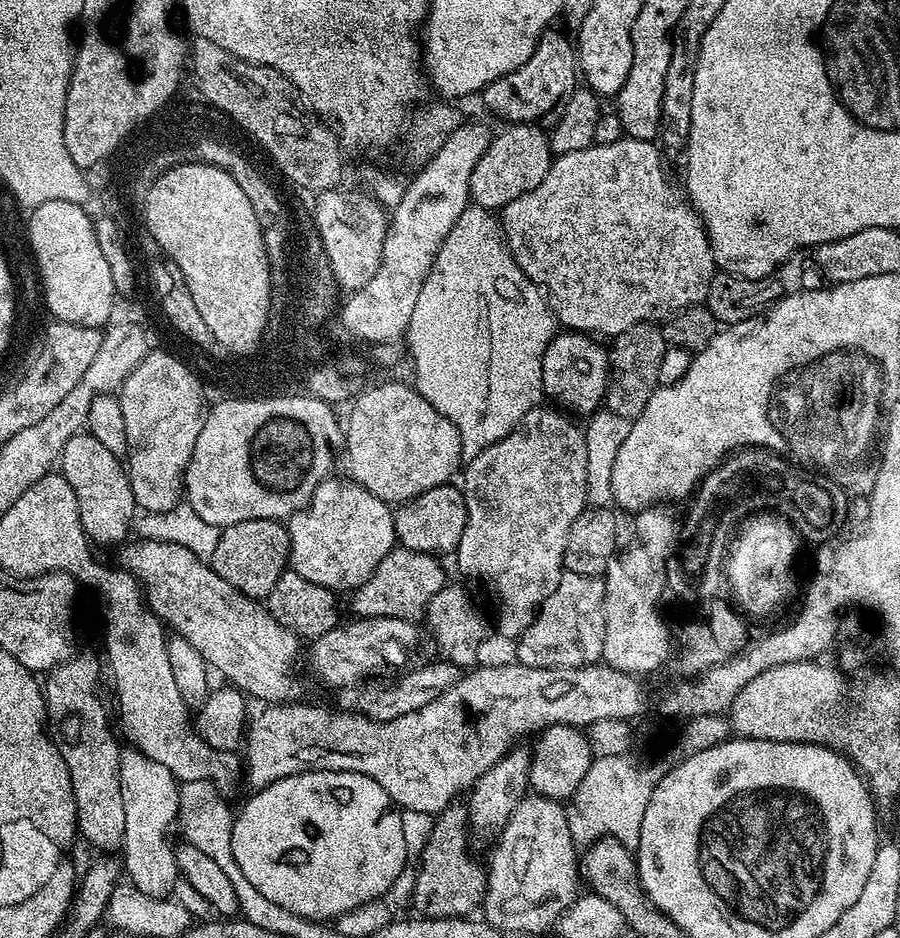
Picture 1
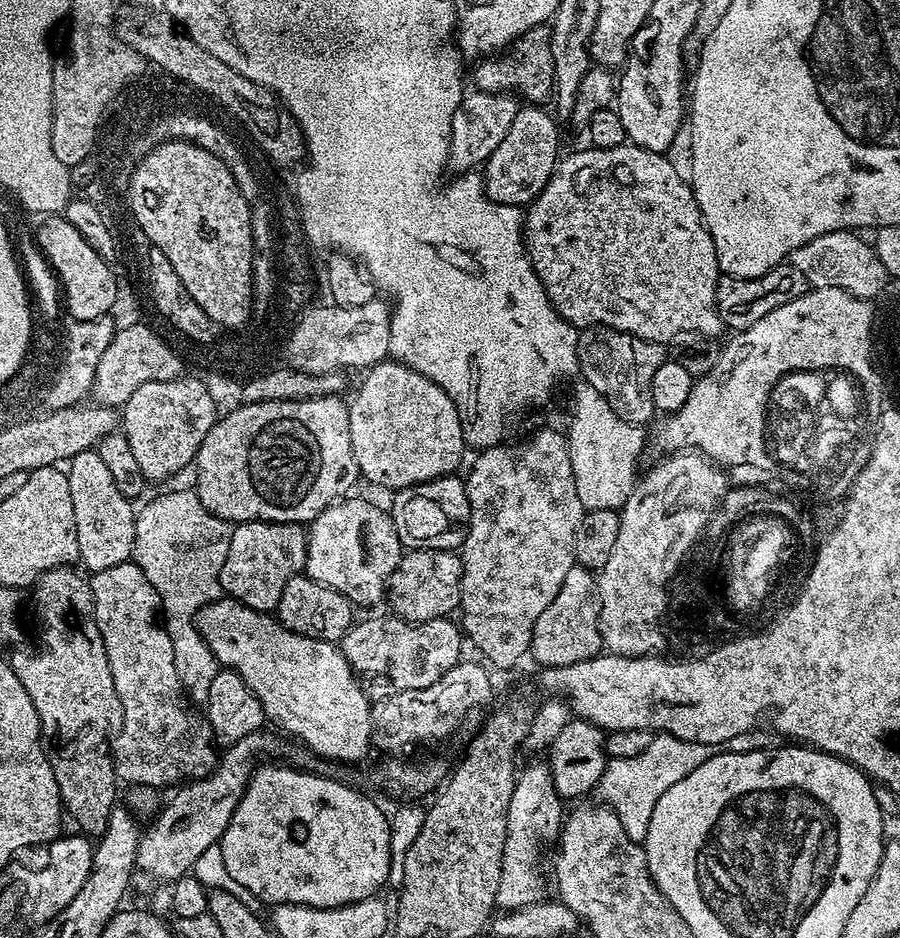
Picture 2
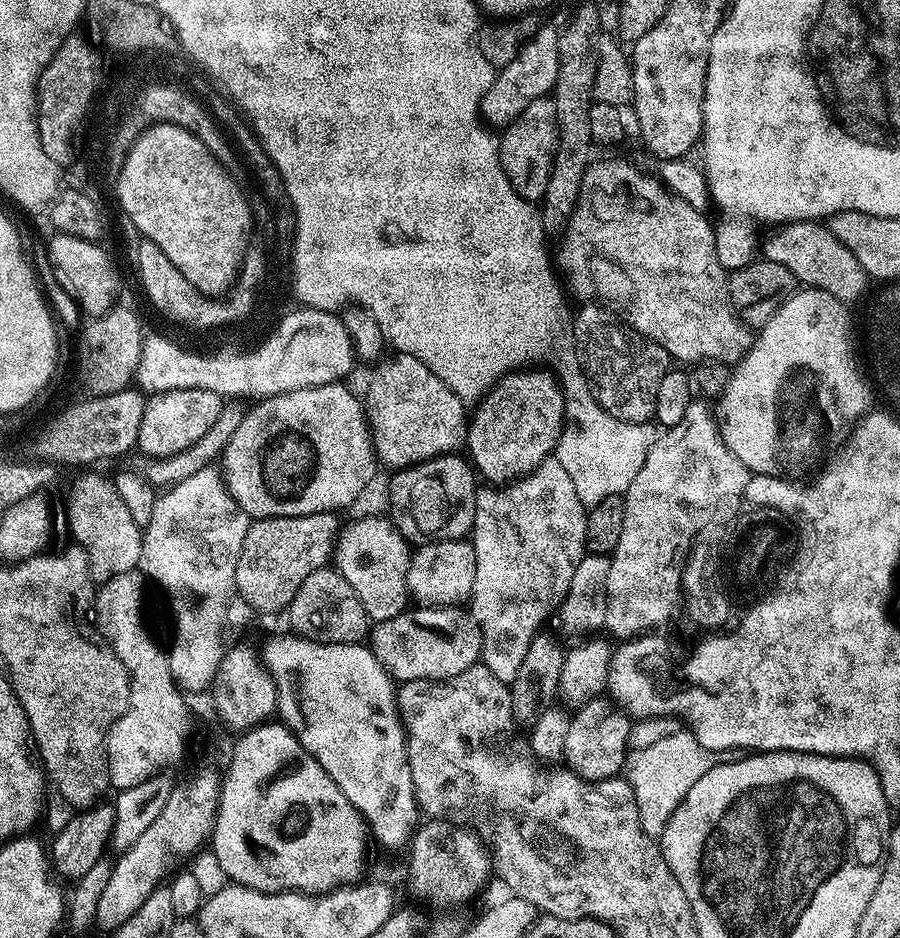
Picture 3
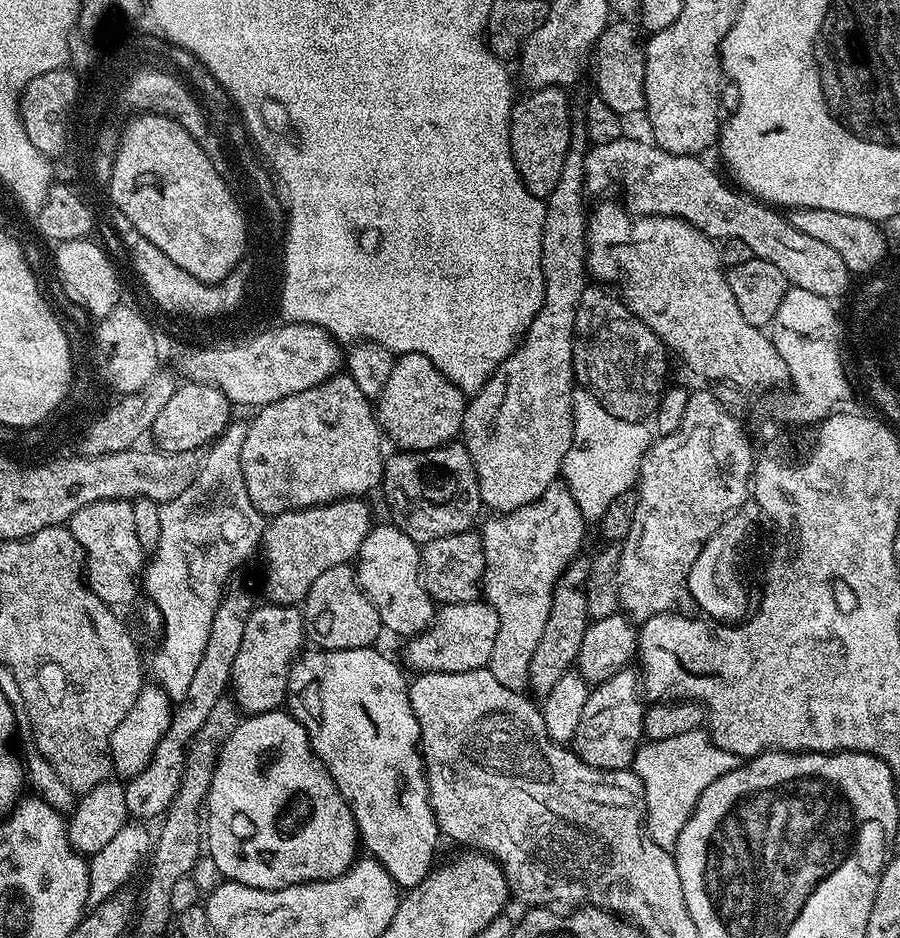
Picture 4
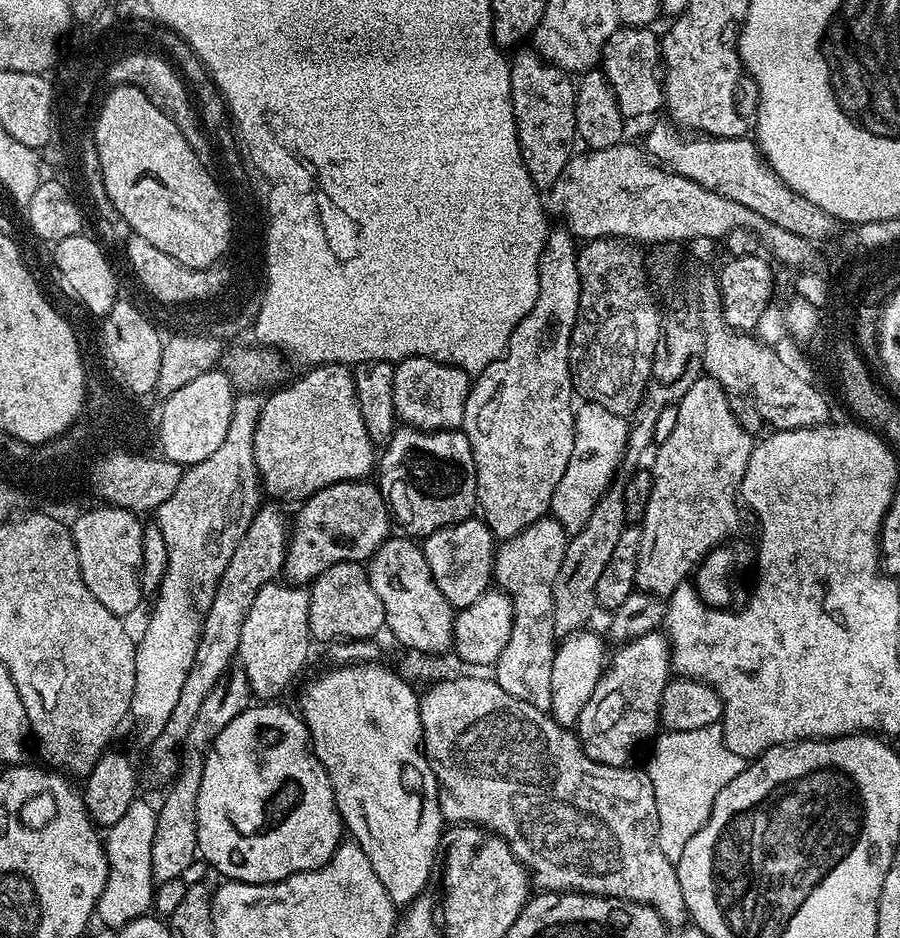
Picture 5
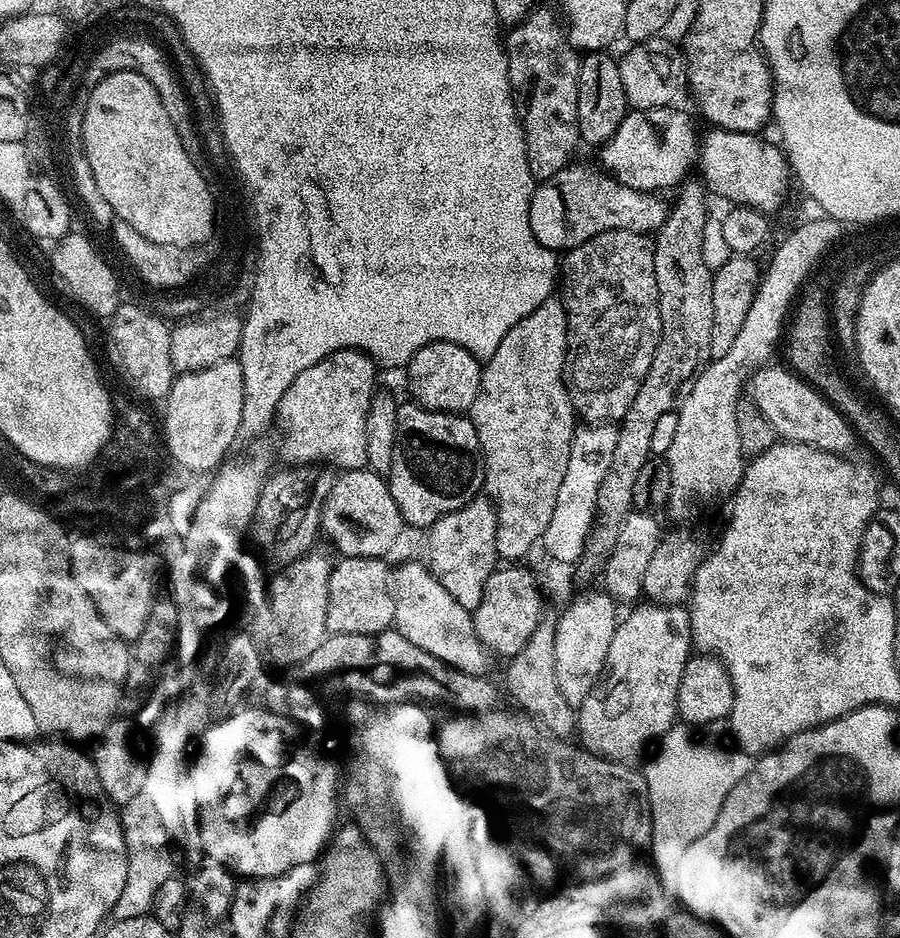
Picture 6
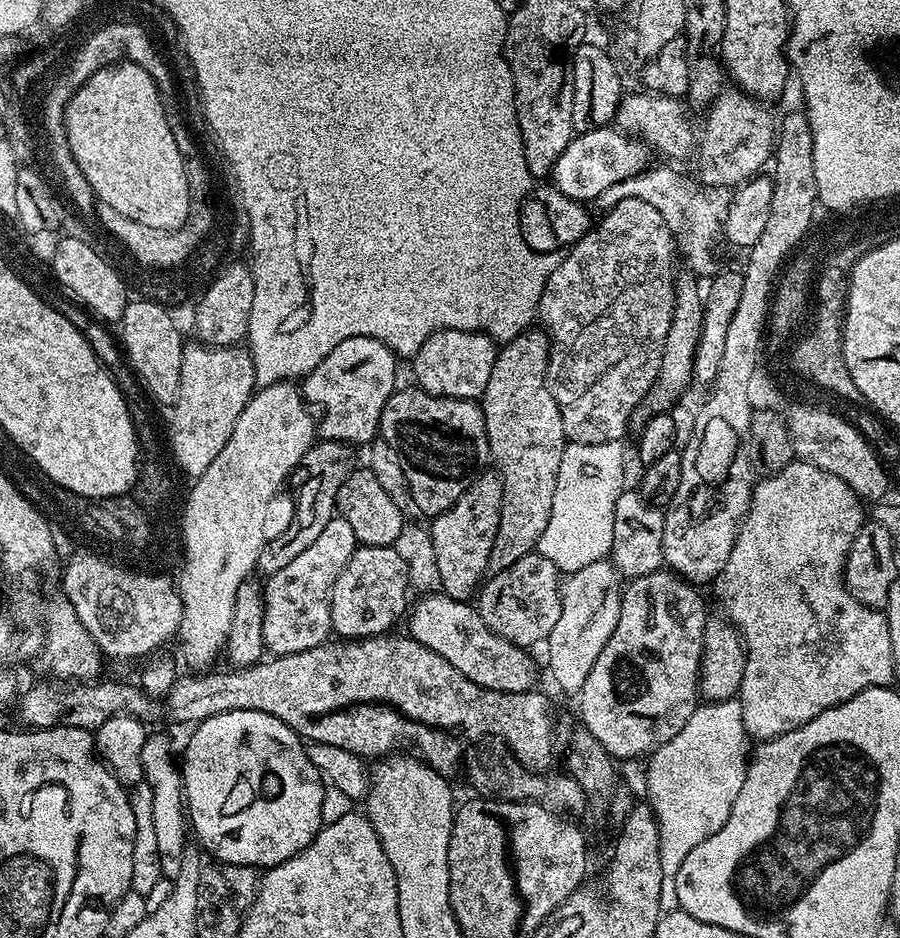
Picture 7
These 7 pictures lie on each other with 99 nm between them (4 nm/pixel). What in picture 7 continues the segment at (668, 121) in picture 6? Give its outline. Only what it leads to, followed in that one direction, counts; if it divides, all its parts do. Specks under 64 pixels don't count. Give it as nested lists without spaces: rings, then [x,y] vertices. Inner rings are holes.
[[[615,126],[595,128],[589,132],[573,135],[572,141],[562,150],[558,162],[554,162],[550,173],[551,187],[571,200],[596,202],[604,190],[614,183],[638,175],[646,168],[644,163],[646,144],[643,140]]]

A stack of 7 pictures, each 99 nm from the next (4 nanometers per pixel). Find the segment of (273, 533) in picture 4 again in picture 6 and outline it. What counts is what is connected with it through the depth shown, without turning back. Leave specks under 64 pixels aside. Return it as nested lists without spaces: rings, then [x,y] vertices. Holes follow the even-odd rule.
[[[365,466],[341,471],[332,481],[330,494],[326,494],[320,511],[319,531],[328,540],[336,540],[341,557],[378,556],[386,557],[390,546],[397,541],[405,522],[400,517],[398,506],[388,489],[388,481]]]

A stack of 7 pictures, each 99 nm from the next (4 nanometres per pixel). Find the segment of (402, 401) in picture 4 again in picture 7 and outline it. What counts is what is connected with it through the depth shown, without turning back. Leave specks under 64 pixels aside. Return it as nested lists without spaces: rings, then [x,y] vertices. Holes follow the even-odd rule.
[[[453,328],[435,332],[411,357],[415,383],[423,392],[435,396],[479,401],[486,390],[486,382],[490,382],[490,370],[494,368],[497,351],[497,345],[483,332],[463,332]]]

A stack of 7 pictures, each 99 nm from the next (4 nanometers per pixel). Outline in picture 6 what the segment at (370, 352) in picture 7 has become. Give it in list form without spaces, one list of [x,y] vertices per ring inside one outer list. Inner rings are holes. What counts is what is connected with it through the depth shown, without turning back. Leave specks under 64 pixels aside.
[[[343,348],[322,358],[322,362],[314,362],[314,366],[302,370],[290,382],[275,415],[284,431],[280,456],[285,465],[331,466],[336,470],[367,465],[366,414],[372,396],[378,391],[376,371],[378,365],[371,356],[357,348]]]

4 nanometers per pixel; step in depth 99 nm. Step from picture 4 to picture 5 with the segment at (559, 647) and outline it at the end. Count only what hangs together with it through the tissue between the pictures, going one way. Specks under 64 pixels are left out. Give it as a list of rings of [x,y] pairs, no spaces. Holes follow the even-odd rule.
[[[616,482],[604,491],[580,531],[571,533],[562,566],[558,566],[558,578],[554,578],[552,587],[554,628],[558,638],[572,635],[589,625],[587,623],[598,608],[598,577],[602,575],[602,570],[606,570],[606,562],[610,562],[610,554],[614,554],[614,546],[618,546],[618,538],[625,527],[624,486],[623,483]]]

